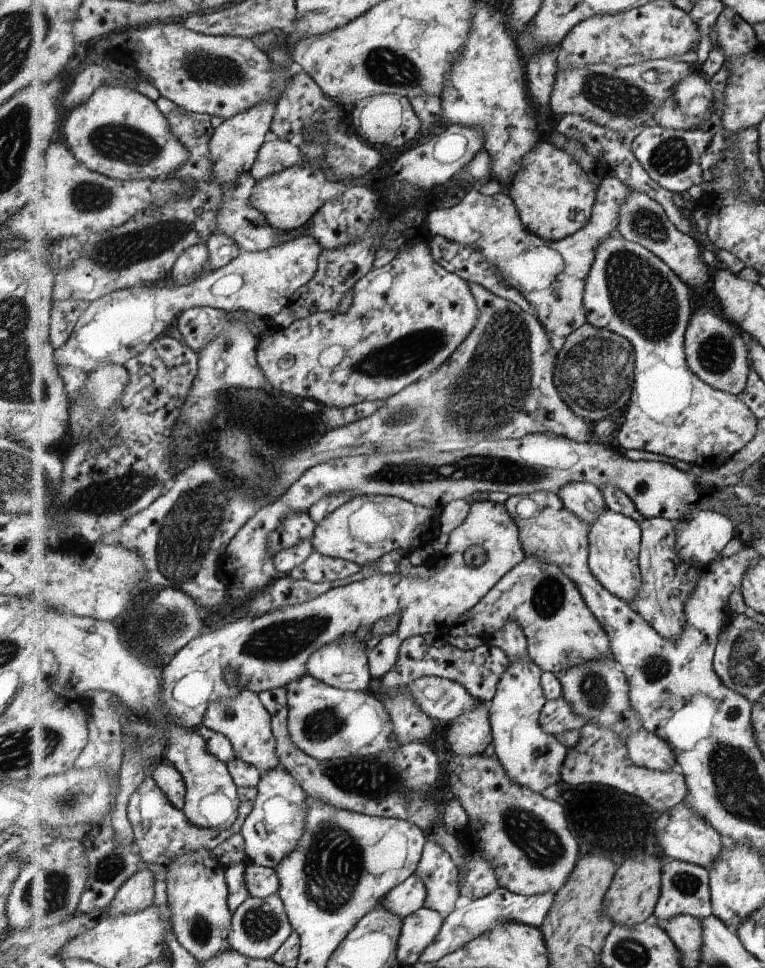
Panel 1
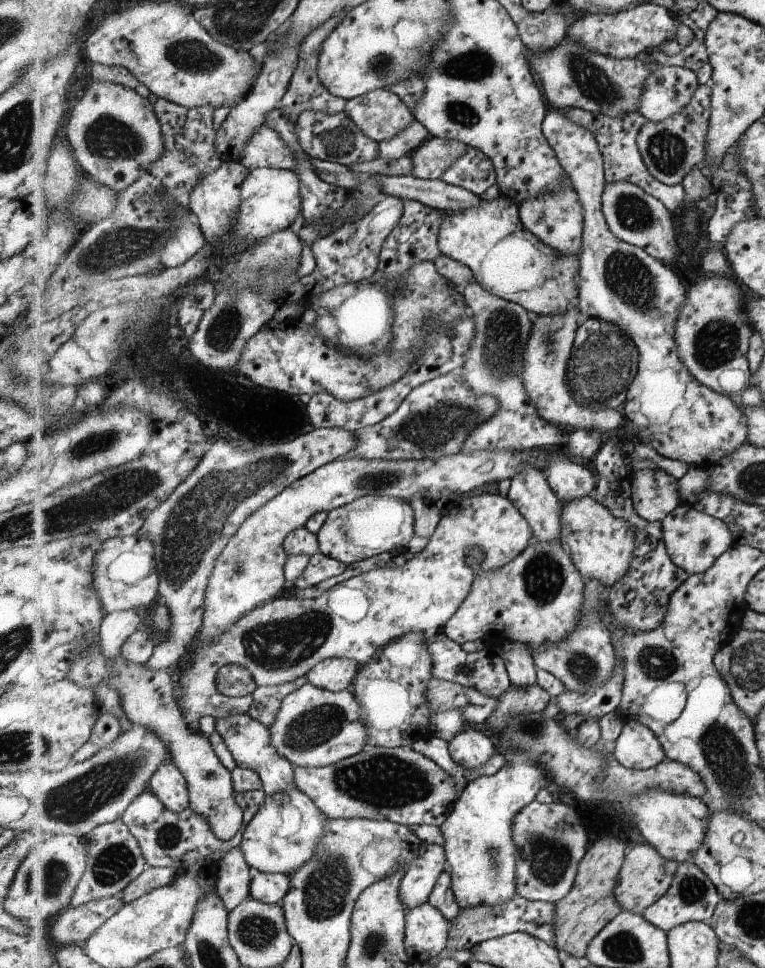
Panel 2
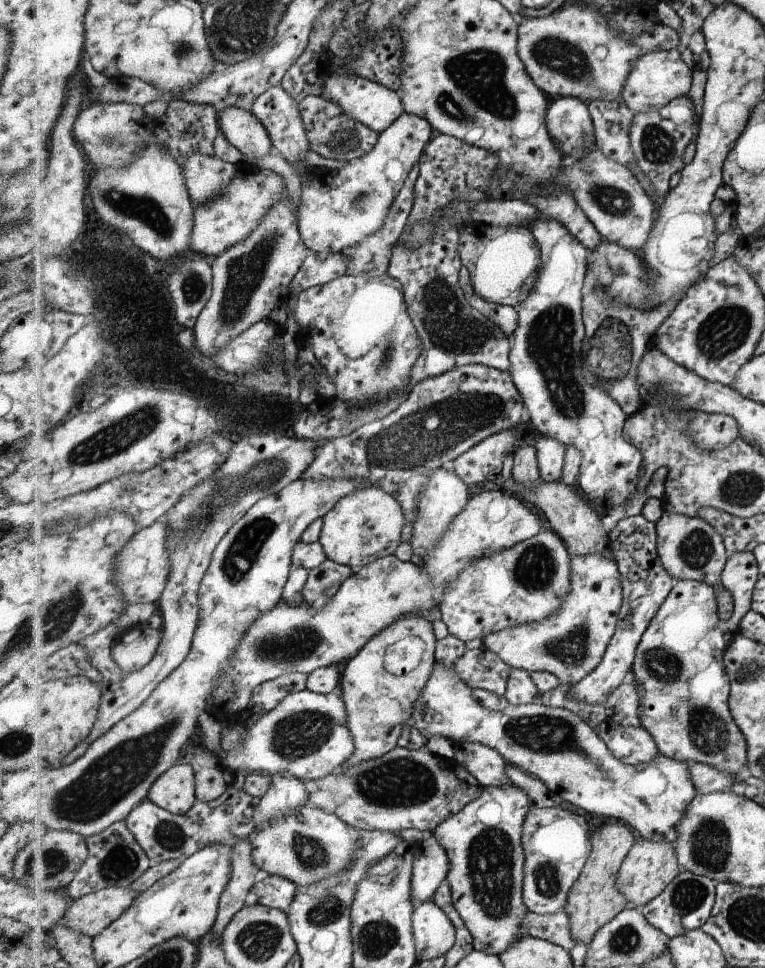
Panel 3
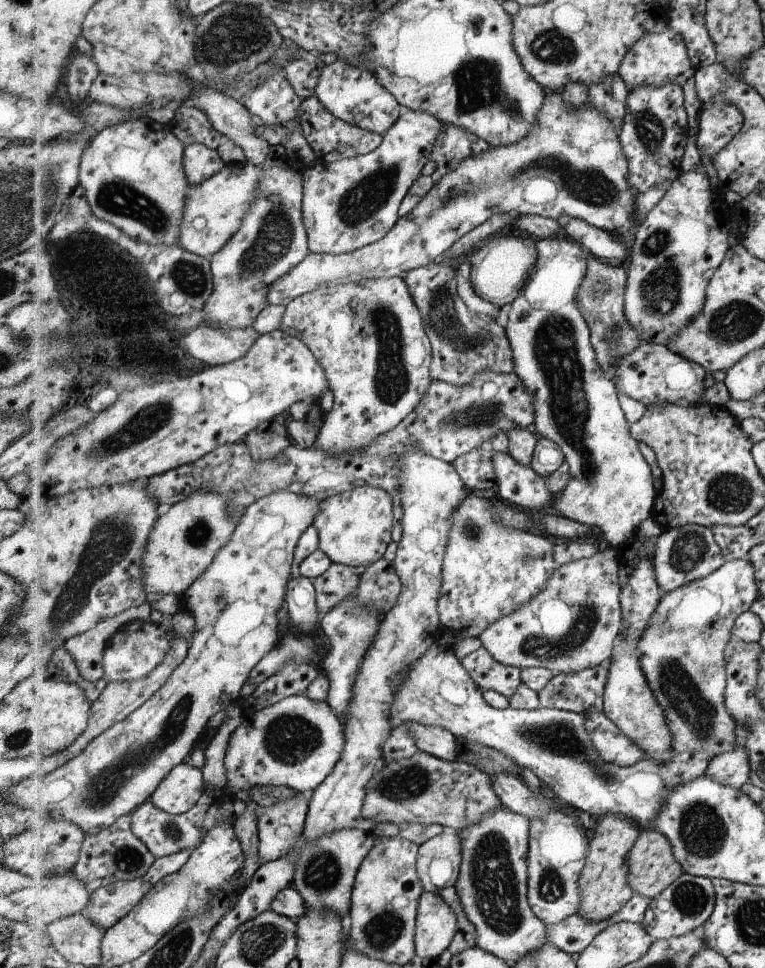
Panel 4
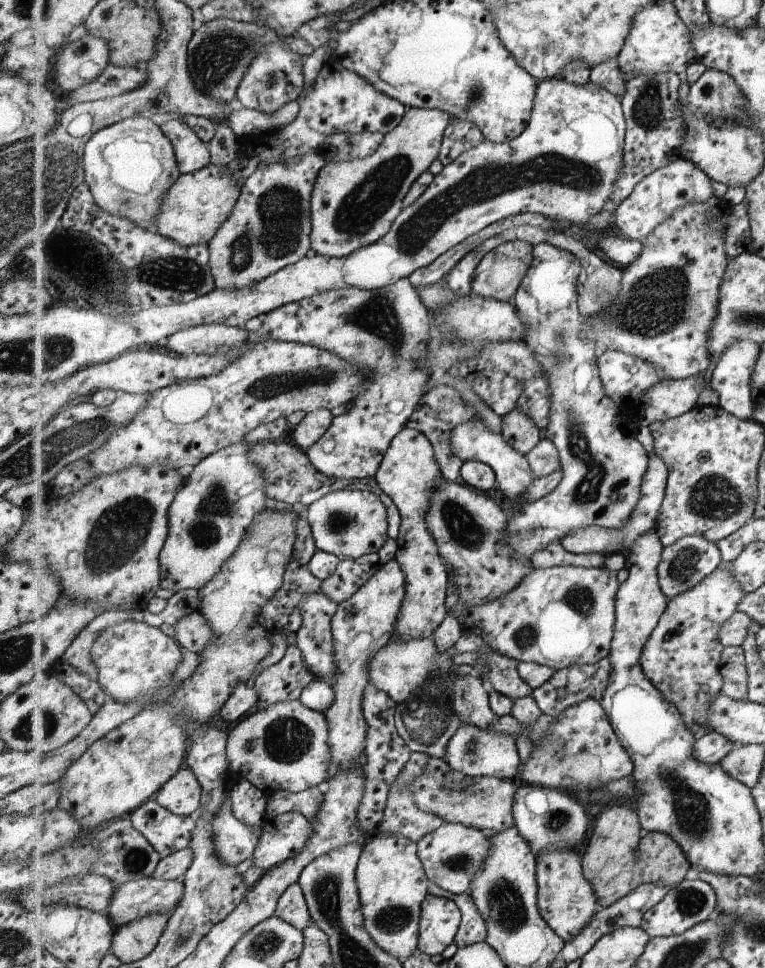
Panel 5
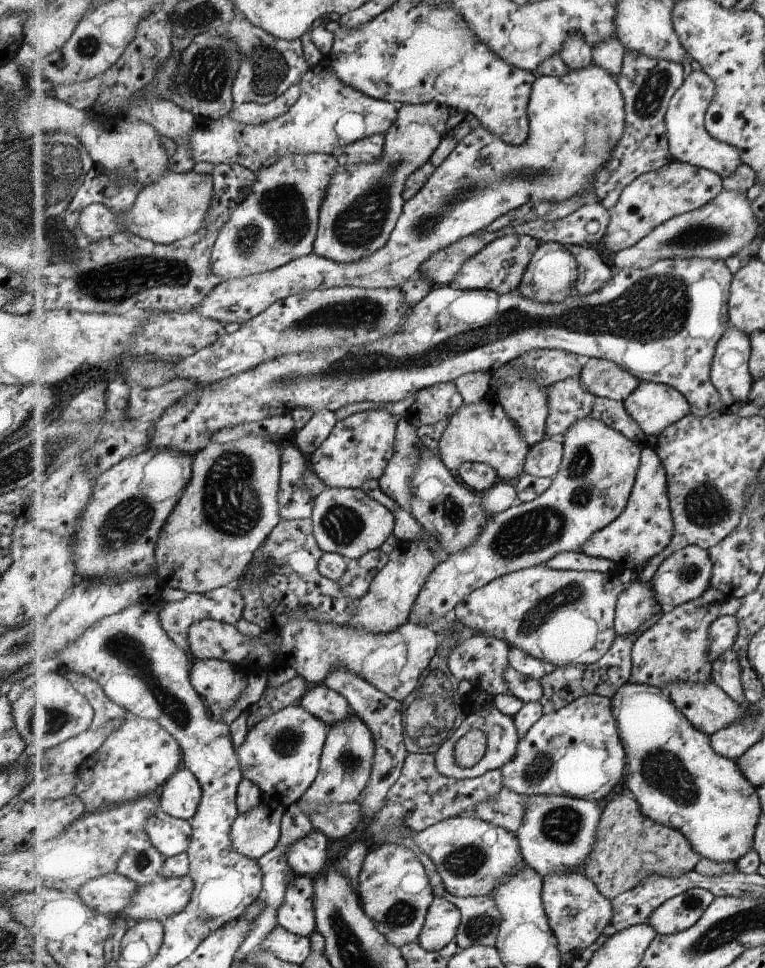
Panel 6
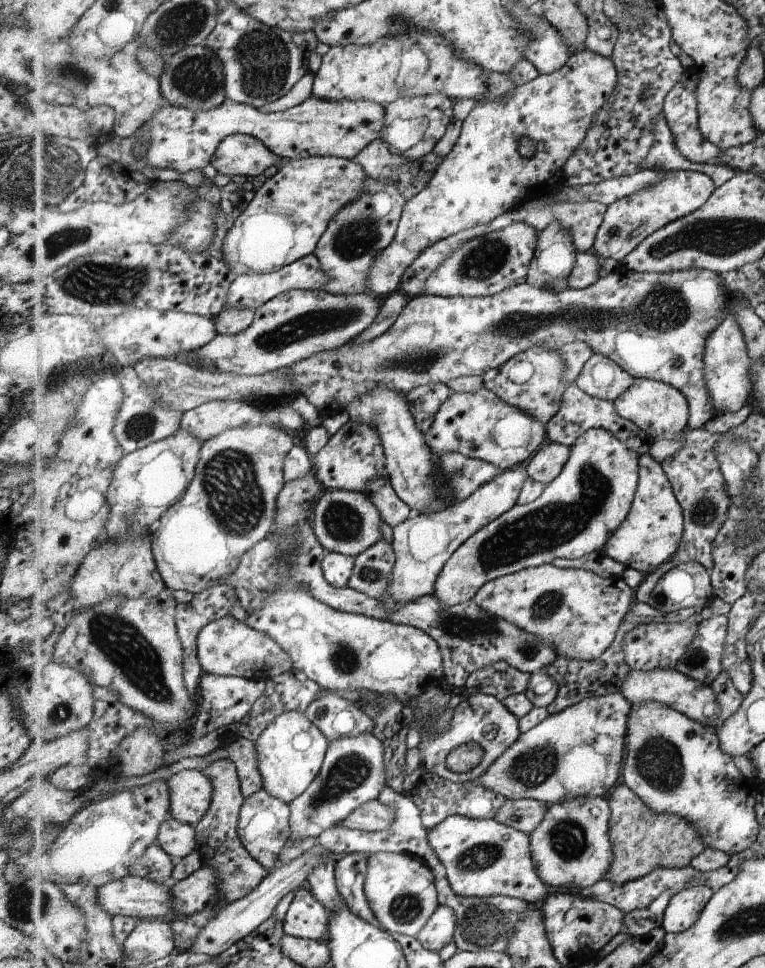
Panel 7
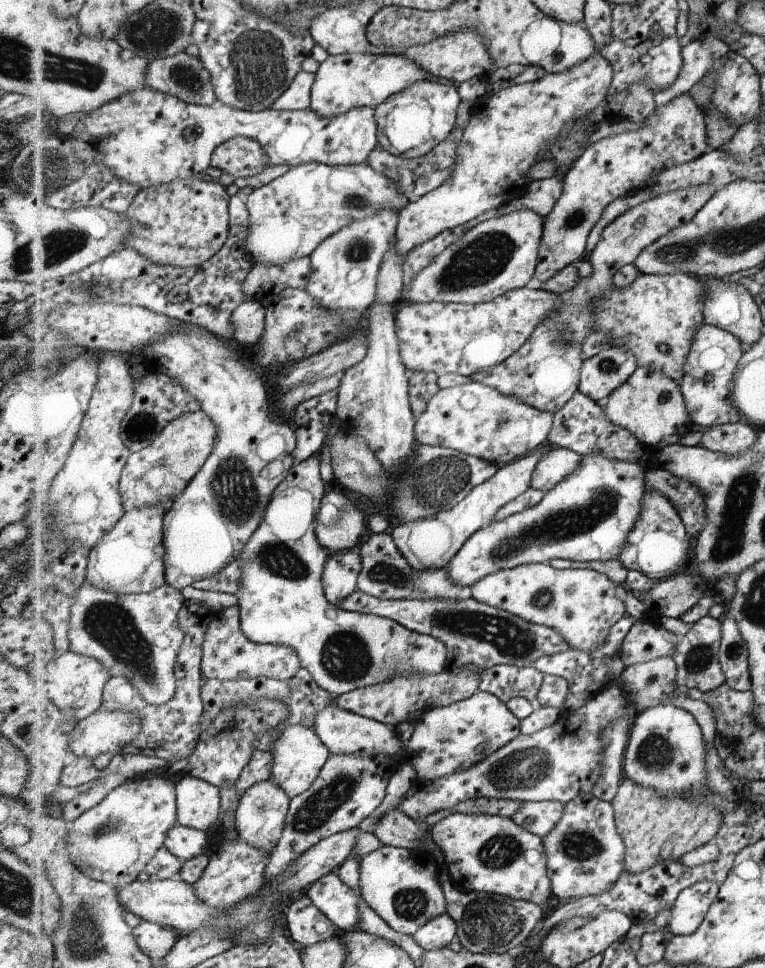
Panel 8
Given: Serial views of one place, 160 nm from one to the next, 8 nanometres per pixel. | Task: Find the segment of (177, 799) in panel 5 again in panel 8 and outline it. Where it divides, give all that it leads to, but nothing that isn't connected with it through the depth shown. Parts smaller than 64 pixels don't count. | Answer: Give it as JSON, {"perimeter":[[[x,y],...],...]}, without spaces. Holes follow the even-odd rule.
{"perimeter":[[[189,773],[180,775],[176,784],[178,821],[185,826],[209,832],[221,818],[220,789]]]}

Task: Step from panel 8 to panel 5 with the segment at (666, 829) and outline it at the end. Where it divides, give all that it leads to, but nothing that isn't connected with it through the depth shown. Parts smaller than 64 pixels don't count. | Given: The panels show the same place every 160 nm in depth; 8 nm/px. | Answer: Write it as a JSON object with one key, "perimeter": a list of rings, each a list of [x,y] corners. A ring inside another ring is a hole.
{"perimeter":[[[624,804],[607,808],[599,814],[583,854],[583,867],[584,875],[599,899],[598,910],[619,902],[639,885],[675,887],[693,874],[689,859],[675,839],[661,831],[645,833],[636,807]]]}

